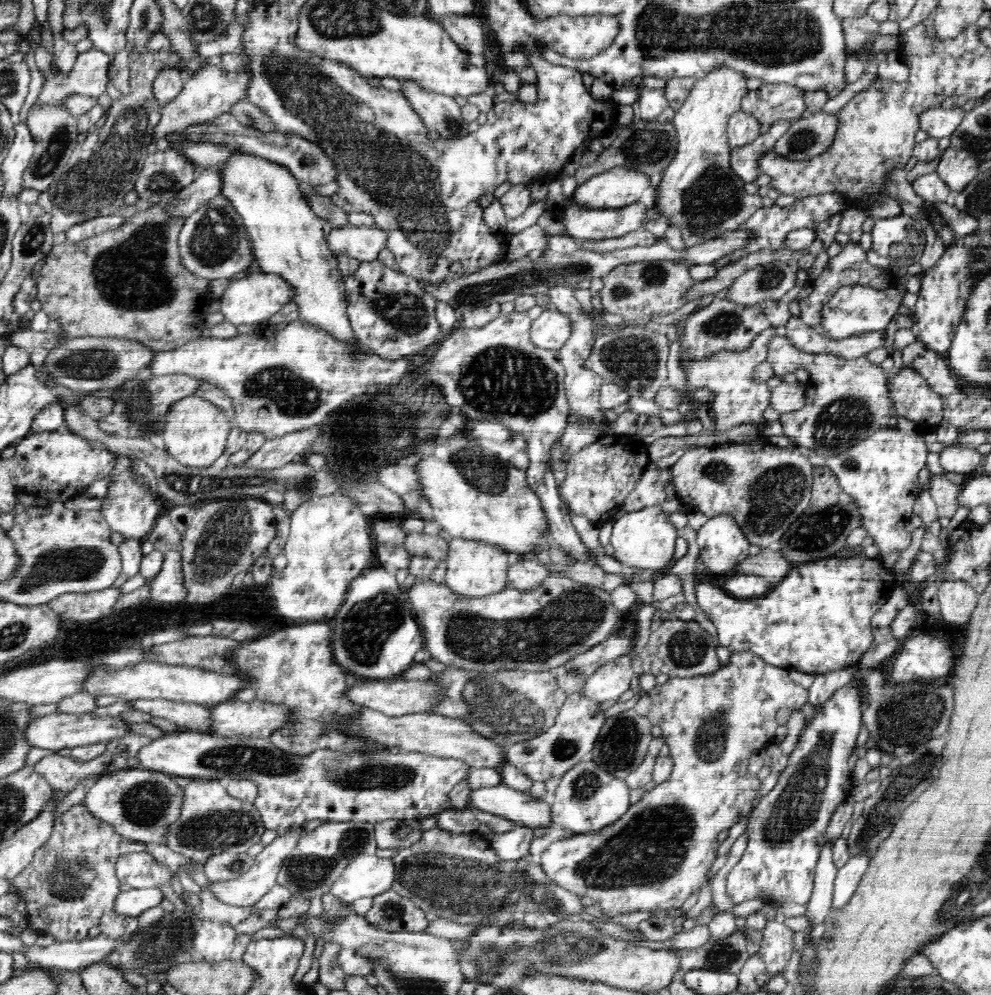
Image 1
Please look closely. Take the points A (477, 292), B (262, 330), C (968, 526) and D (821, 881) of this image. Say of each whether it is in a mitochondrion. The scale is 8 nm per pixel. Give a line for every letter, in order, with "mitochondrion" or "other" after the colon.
A: mitochondrion
B: other
C: other
D: other

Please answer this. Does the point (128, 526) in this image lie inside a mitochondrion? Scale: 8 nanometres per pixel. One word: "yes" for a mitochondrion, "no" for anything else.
no

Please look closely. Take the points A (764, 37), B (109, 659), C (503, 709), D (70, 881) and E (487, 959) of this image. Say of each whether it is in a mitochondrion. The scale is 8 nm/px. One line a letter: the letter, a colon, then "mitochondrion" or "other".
A: mitochondrion
B: other
C: mitochondrion
D: mitochondrion
E: mitochondrion

